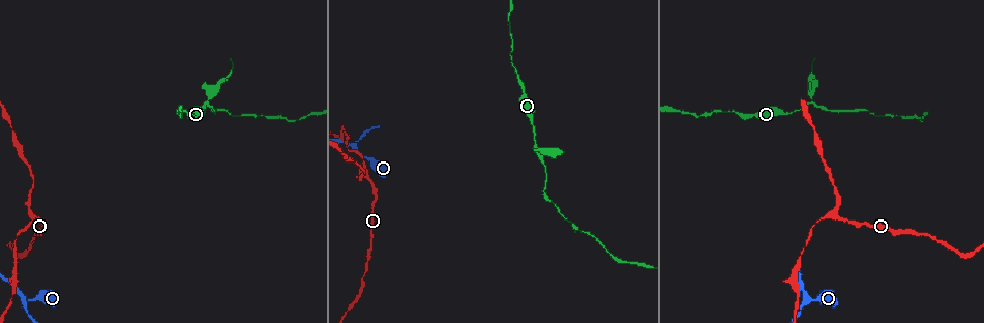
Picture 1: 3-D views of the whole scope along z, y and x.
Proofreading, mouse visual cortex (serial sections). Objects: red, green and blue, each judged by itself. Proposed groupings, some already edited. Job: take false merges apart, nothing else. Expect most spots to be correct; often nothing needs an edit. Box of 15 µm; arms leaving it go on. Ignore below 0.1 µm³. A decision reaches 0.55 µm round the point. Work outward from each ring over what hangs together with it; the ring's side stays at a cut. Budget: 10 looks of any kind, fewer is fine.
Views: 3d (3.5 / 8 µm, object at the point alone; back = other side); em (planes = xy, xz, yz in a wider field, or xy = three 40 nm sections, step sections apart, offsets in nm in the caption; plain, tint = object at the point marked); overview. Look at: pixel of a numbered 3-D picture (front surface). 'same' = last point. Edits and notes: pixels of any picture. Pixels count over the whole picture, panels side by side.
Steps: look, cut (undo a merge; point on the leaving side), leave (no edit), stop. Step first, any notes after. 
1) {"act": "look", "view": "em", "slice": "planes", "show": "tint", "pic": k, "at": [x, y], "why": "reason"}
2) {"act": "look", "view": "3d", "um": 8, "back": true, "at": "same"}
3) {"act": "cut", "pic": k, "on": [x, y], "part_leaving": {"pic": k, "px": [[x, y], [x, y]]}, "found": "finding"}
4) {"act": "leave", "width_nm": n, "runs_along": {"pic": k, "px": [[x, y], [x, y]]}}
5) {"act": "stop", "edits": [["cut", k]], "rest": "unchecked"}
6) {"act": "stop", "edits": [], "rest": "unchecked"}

{"act": "look", "view": "3d", "um": 3.5, "pic": 1, "at": [806, 299], "why": "branch point"}

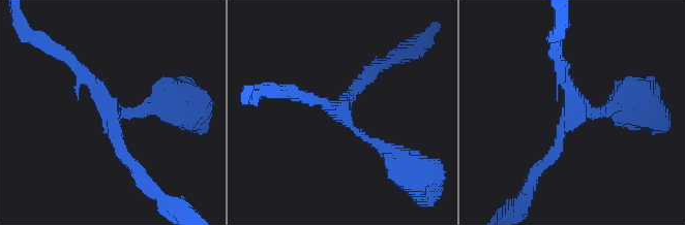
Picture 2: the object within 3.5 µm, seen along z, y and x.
{"act": "look", "view": "em", "slice": "xy", "step": 2, "show": "tint", "pic": 2, "at": [112, 111], "arms": 3, "arm_widths_nm": [200, 200, 250], "why": "now the EM"}

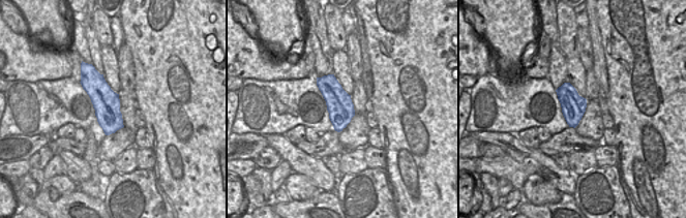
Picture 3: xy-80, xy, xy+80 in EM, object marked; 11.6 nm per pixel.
{"act": "leave", "runs_along": {"pic": 2, "px": [[618, 103], [577, 109], [543, 163]]}, "found": "continuous, no second cell"}

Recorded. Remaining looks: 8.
{"act": "look", "view": "3d", "um": 8, "pic": 1, "at": [35, 217], "why": "arms part here"}

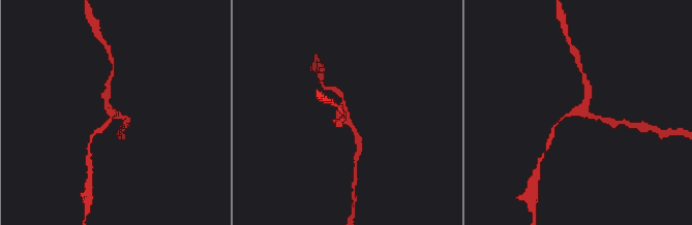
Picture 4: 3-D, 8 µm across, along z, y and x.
{"act": "look", "view": "3d", "um": 3.5, "pic": 4, "at": [114, 114], "why": "zoom in"}

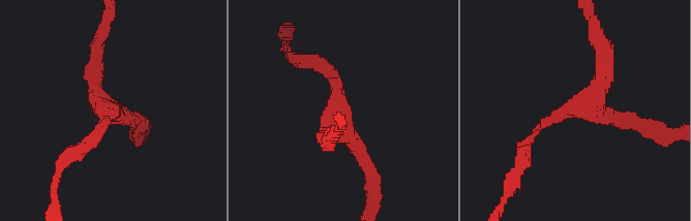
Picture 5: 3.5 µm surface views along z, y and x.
{"act": "look", "view": "em", "slice": "xy", "step": 5, "show": "tint", "pic": 5, "at": [591, 110], "arms": 3, "arm_widths_nm": [200, 200, 250]}

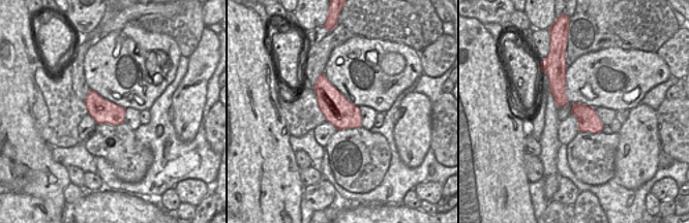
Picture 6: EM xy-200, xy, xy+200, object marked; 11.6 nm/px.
{"act": "leave", "runs_along": {"pic": 6, "px": [[559, 76], [559, 93], [599, 129]]}, "found": "continuous, no second cell"}

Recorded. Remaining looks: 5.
{"act": "look", "view": "3d", "um": 3.5, "pic": 1, "at": [721, 109], "why": "narrows sharply"}

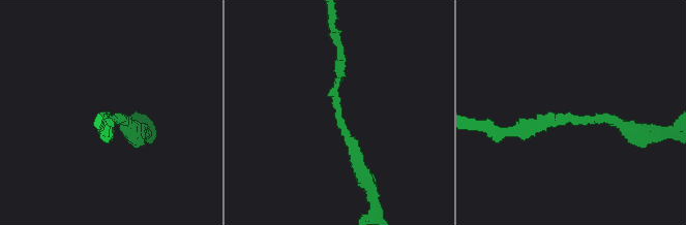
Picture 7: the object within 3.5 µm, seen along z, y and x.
{"act": "look", "view": "em", "slice": "planes", "show": "tint", "pic": 7, "at": [103, 115]}

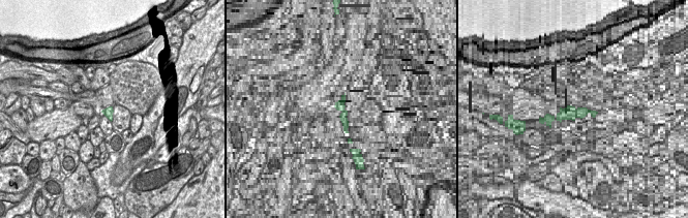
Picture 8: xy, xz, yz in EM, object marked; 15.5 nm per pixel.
{"act": "look", "view": "em", "slice": "xy", "step": 2, "show": "tint", "at": "same"}

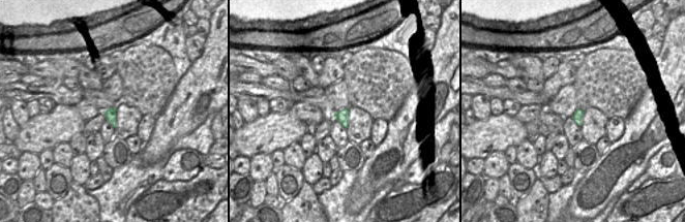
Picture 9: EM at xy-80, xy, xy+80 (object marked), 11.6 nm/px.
{"act": "leave", "found": "one cell here"}

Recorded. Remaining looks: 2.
{"act": "look", "view": "em", "slice": "xy", "step": 1, "show": "tint", "pic": 1, "at": [537, 154], "why": "three-way junction"}

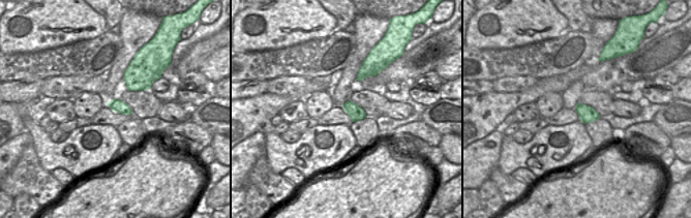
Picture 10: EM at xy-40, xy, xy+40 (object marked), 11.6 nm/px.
{"act": "look", "view": "3d", "um": 3.5, "at": "same"}

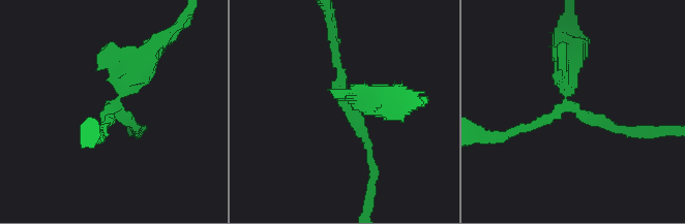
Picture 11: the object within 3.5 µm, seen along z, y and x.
{"act": "cut", "pic": 11, "on": [564, 62], "width_nm": 170, "part_leaving": {"pic": 11, "px": [[568, 94], [571, 22]]}, "found": "two cells meet here"}

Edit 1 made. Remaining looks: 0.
{"act": "stop", "edits": [["cut", 11]], "rest": "unchecked"}

